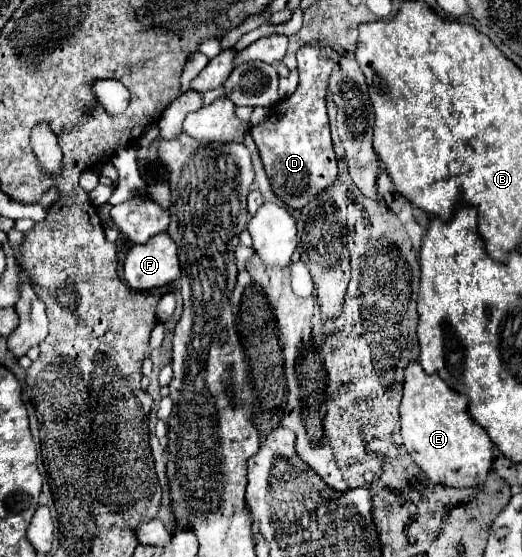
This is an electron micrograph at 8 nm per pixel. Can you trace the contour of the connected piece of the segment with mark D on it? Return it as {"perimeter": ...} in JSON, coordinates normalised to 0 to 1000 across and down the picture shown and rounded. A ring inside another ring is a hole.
{"perimeter":[[[590,81],[575,84],[567,106],[575,127],[575,149],[567,163],[533,181],[517,196],[506,221],[479,232],[525,346],[559,375],[582,372],[598,354],[636,336],[648,311],[625,203],[625,160],[640,113],[628,99],[621,99],[621,92]]]}

